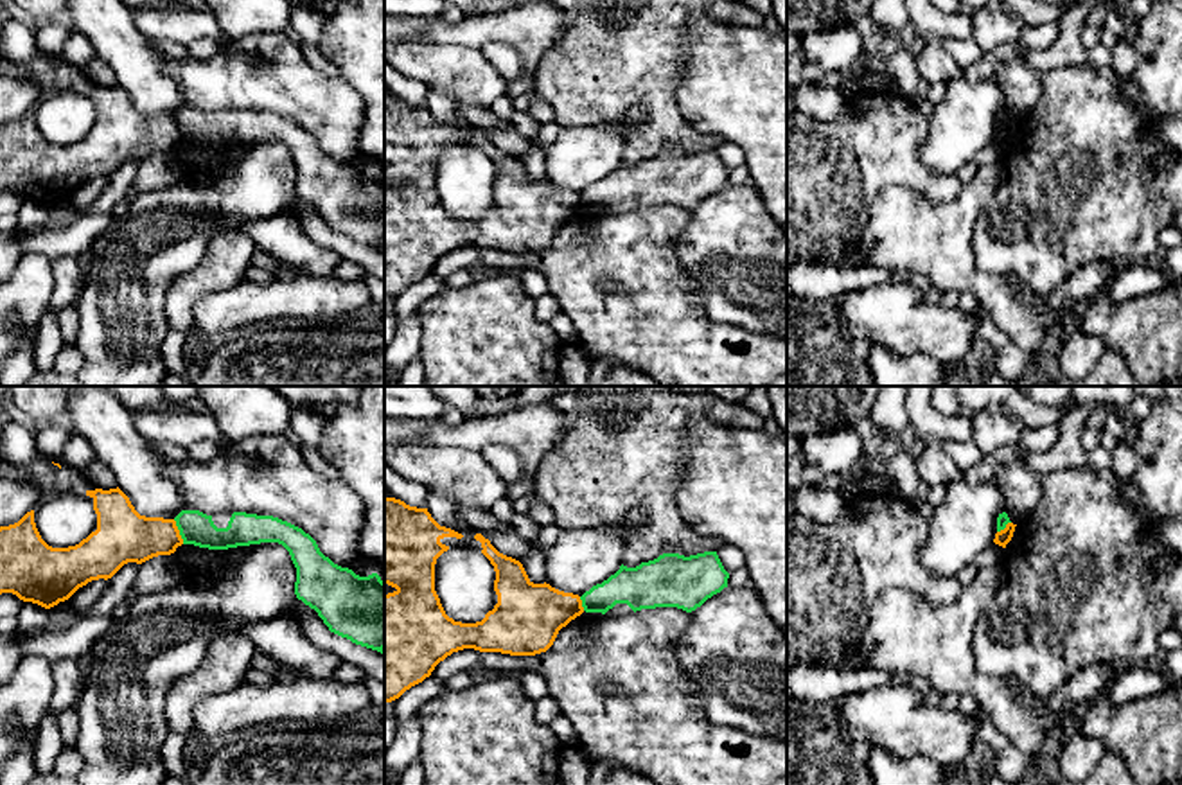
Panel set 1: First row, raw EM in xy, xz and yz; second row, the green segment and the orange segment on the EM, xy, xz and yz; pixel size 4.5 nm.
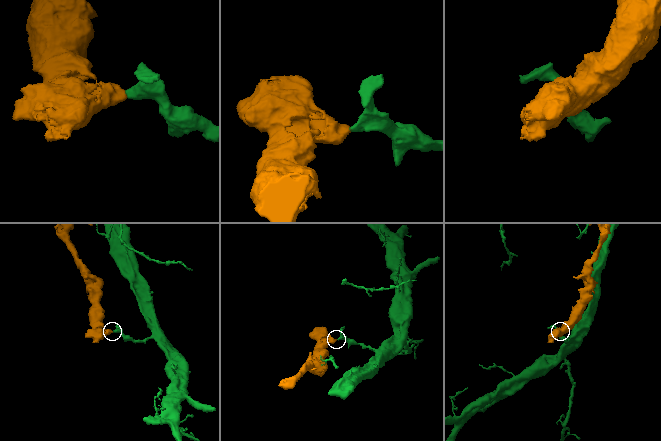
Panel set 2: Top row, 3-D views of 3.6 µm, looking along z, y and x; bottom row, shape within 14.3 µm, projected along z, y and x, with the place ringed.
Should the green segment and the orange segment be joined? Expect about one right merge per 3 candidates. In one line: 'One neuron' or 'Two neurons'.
Two neurons

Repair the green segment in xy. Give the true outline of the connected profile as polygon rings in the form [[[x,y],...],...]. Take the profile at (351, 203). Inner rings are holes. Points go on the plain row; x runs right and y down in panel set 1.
[[[181,108],[174,119],[183,142],[199,146],[282,142],[296,165],[296,196],[314,207],[331,230],[383,251],[384,180],[377,171],[359,174],[334,162],[309,131],[273,113]]]

